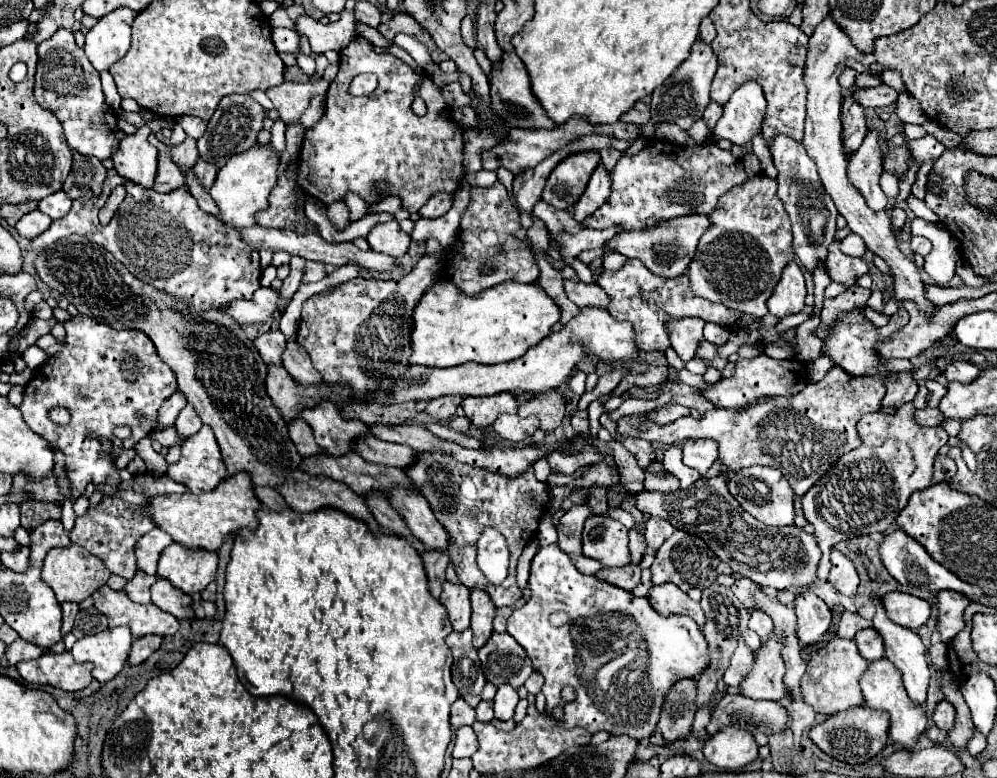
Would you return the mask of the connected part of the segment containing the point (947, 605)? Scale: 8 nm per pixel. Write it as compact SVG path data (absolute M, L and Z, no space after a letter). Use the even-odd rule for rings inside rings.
M939 591L939 633L941 641L949 643L963 627L965 627L965 607L969 605L969 599L957 591Z

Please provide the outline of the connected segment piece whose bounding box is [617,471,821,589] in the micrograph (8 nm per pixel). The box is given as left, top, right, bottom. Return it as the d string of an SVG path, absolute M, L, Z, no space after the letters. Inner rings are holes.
M725 471L717 473L711 479L701 477L699 481L695 481L691 487L687 489L677 489L675 493L661 493L661 491L639 491L635 495L631 493L617 493L617 497L621 501L627 499L635 499L637 509L649 517L661 517L661 519L669 519L669 523L675 529L681 531L689 531L691 535L701 537L711 549L715 549L715 555L725 561L727 565L731 565L733 573L739 573L743 577L749 577L751 581L755 581L761 587L775 587L775 589L789 589L789 587L805 587L811 585L817 579L817 563L821 559L821 551L817 547L817 541L811 533L807 533L805 529L799 529L795 525L791 527L769 527L765 523L759 523L757 519L753 519L747 511L741 511L739 503L733 499L733 495L727 489L727 475ZM759 551L767 553L769 557L759 557Z

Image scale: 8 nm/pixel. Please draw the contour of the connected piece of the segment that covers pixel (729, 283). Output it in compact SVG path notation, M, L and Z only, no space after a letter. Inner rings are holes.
M759 173L743 185L733 187L719 197L709 221L709 229L699 239L697 255L689 263L687 275L691 279L691 291L709 301L723 303L729 309L765 317L769 313L769 295L779 283L787 263L795 259L791 249L791 221L781 199L777 199L777 179Z

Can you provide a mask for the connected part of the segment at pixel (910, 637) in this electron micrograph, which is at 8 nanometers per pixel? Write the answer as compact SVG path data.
M873 597L873 603L877 607L877 613L873 617L873 627L879 631L879 635L883 637L885 641L885 657L895 663L895 667L903 673L903 683L905 683L905 689L909 693L909 697L915 701L915 703L925 703L925 697L927 697L927 683L929 683L929 667L927 667L927 661L925 661L925 645L921 643L921 637L909 629L909 627L901 627L897 623L893 623L887 615L885 615L885 605L881 603L881 597Z

